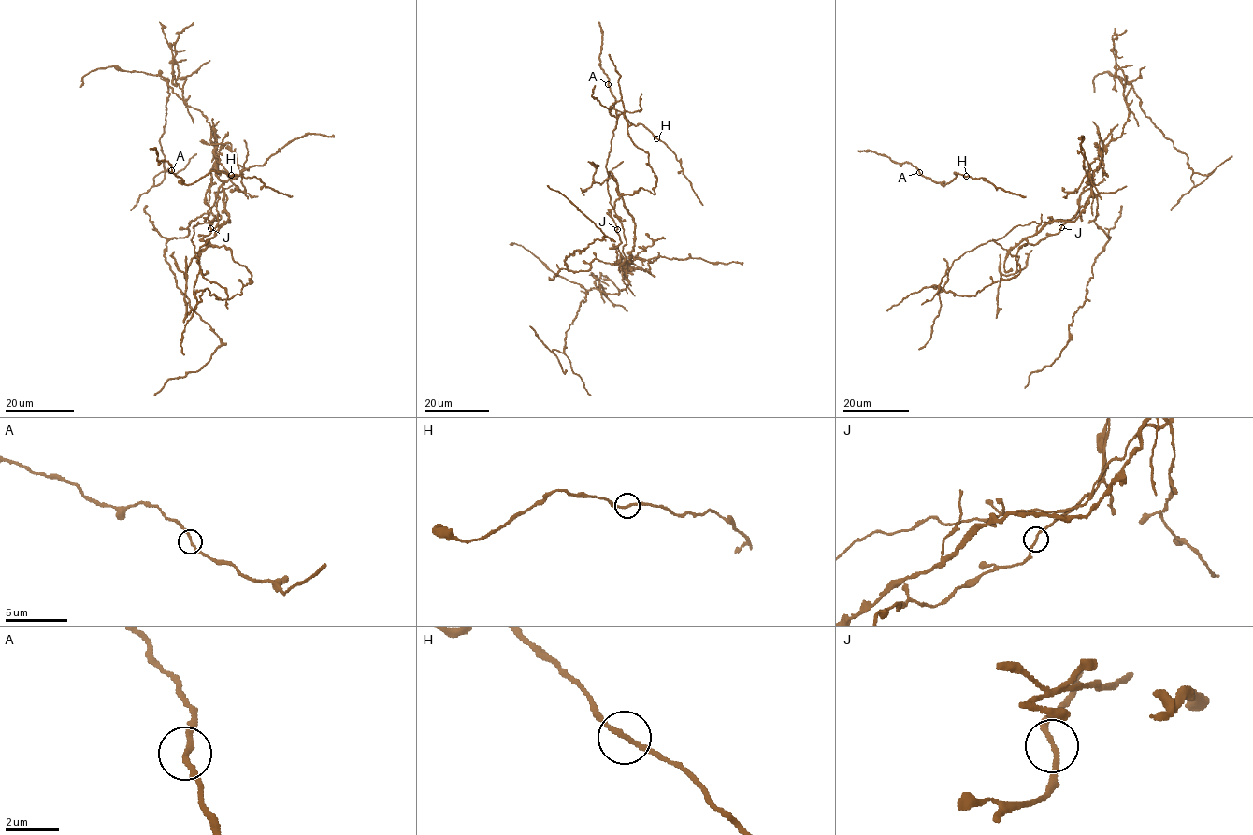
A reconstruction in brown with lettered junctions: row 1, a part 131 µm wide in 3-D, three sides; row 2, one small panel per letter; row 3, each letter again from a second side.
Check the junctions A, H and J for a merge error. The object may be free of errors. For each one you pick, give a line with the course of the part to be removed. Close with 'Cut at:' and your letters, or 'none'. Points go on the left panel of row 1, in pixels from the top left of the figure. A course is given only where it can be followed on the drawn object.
J: foreign part runs (210, 228), (214, 165), (222, 183), (214, 205), (187, 236), (166, 242), (164, 255), (221, 345), (154, 395)
Cut at: J

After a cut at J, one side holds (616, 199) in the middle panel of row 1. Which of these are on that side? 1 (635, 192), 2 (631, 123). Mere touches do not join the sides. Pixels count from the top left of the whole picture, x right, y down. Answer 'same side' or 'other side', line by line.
1: same side
2: same side

